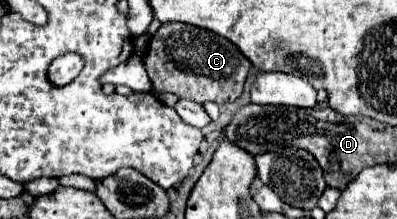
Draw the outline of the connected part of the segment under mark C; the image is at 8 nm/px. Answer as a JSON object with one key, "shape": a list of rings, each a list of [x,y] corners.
{"shape":[[[179,22],[161,24],[161,28],[149,40],[145,64],[155,96],[175,94],[199,104],[207,100],[217,104],[235,102],[243,94],[245,80],[251,68],[251,62],[227,38]]]}

